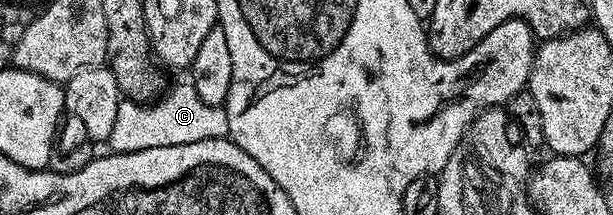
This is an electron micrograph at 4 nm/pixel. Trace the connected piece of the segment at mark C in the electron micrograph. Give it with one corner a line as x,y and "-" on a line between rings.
191,81
171,88
155,102
143,104
139,101
121,99
114,130
107,140
111,151
128,153
154,149
159,146
186,145
191,142
225,139
229,132
229,116
223,105
210,106
203,102

